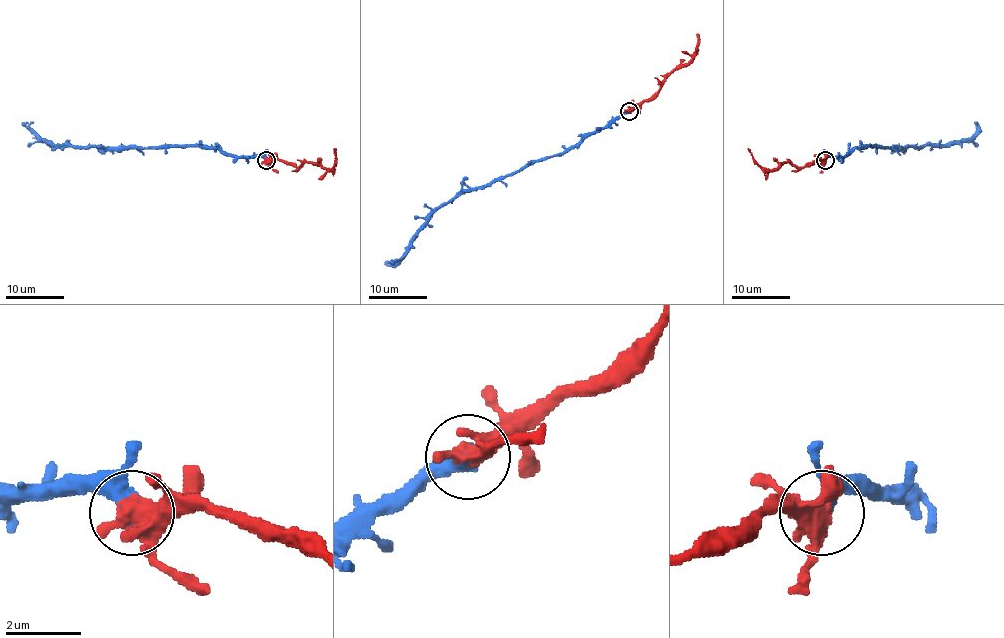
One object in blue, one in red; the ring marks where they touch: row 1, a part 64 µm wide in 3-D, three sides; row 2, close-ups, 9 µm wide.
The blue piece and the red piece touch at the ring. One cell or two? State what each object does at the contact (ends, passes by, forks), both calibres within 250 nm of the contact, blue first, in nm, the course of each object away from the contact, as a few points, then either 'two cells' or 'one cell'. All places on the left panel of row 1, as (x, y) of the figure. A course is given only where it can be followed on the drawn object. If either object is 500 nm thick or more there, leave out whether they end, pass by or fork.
blue passes by | red forks | 320/400 nm | blue via (266, 160), (260, 156), (225, 154), (218, 149), (198, 146), (81, 147), (55, 144), (44, 141), (22, 123) | red via (266, 160), (286, 160), (296, 166), (311, 162), (331, 169), (335, 152), (333, 149) | one cell

